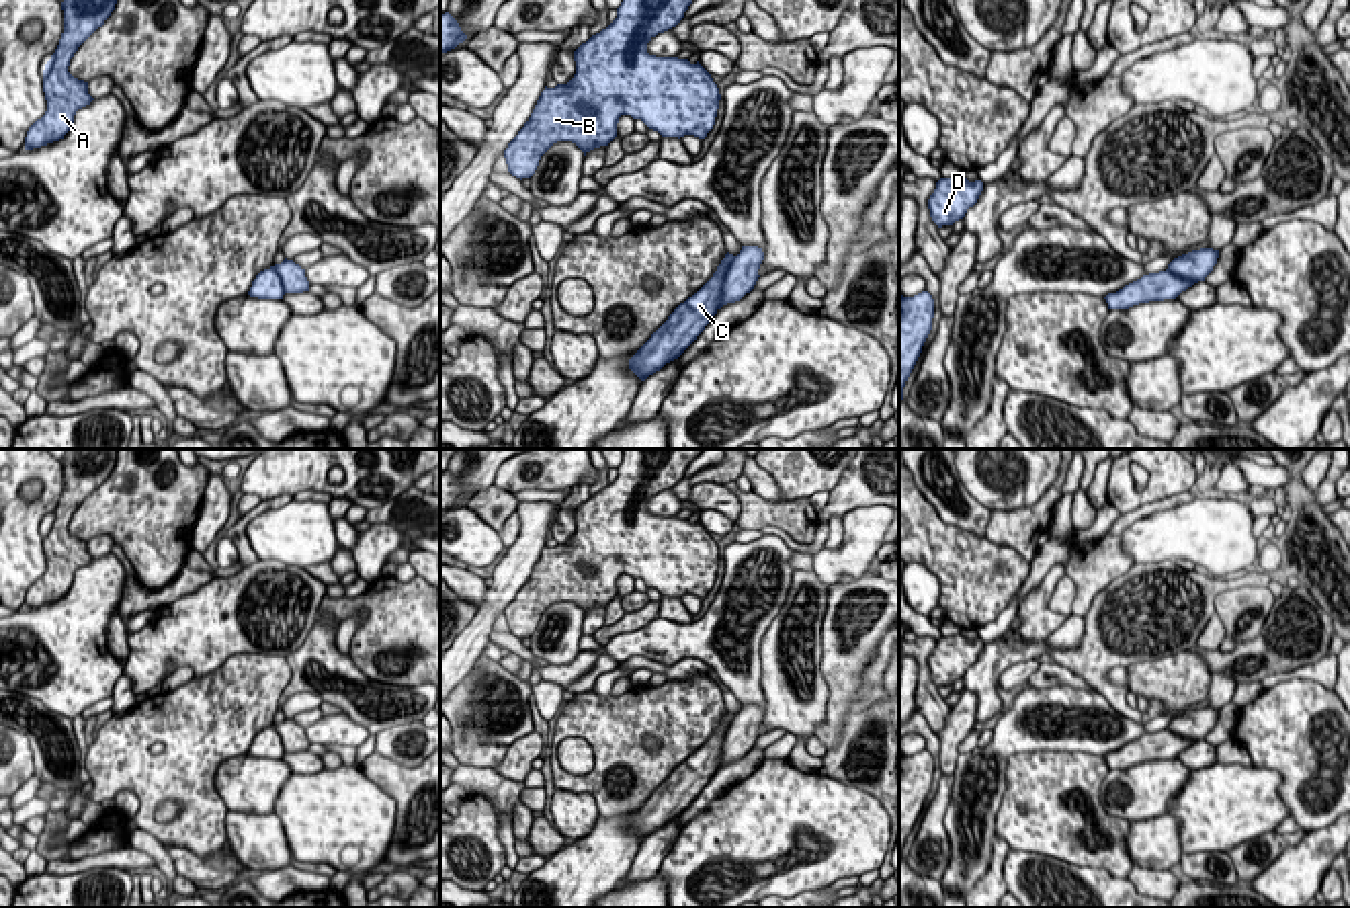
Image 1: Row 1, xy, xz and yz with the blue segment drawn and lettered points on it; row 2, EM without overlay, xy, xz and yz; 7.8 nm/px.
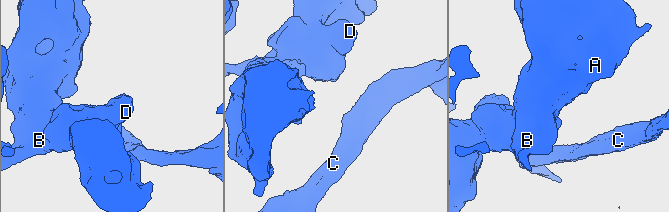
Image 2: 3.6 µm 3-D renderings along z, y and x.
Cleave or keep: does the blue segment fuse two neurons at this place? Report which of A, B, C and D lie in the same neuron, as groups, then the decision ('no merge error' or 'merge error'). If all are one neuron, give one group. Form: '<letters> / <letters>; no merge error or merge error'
A B C D; no merge error

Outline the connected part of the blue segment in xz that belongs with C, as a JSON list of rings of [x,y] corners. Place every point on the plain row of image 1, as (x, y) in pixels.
[[[742,705],[737,715],[727,711],[713,736],[629,818],[629,828],[645,840],[678,818],[723,765],[740,760],[754,748],[762,719],[764,711],[758,705]]]

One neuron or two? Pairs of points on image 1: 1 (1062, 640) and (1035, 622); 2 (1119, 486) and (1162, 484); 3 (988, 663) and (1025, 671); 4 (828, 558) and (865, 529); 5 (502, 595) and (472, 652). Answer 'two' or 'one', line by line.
1: two
2: one
3: two
4: one
5: one

